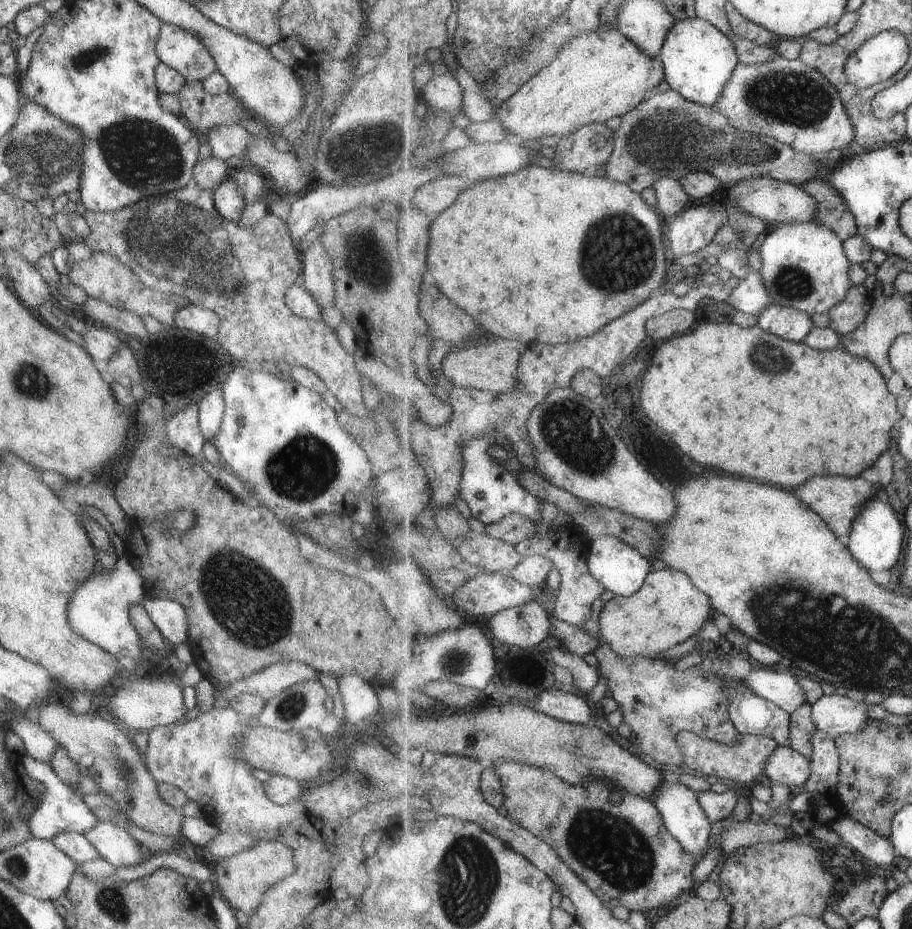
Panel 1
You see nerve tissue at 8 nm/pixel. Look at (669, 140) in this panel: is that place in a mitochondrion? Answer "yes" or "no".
yes

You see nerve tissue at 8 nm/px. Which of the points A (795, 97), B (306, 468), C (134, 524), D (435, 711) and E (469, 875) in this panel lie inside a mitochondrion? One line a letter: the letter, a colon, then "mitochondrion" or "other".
A: mitochondrion
B: mitochondrion
C: other
D: other
E: mitochondrion

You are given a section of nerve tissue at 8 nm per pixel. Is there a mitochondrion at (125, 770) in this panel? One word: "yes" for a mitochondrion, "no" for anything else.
yes

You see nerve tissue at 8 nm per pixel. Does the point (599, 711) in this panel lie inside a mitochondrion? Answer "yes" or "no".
no

